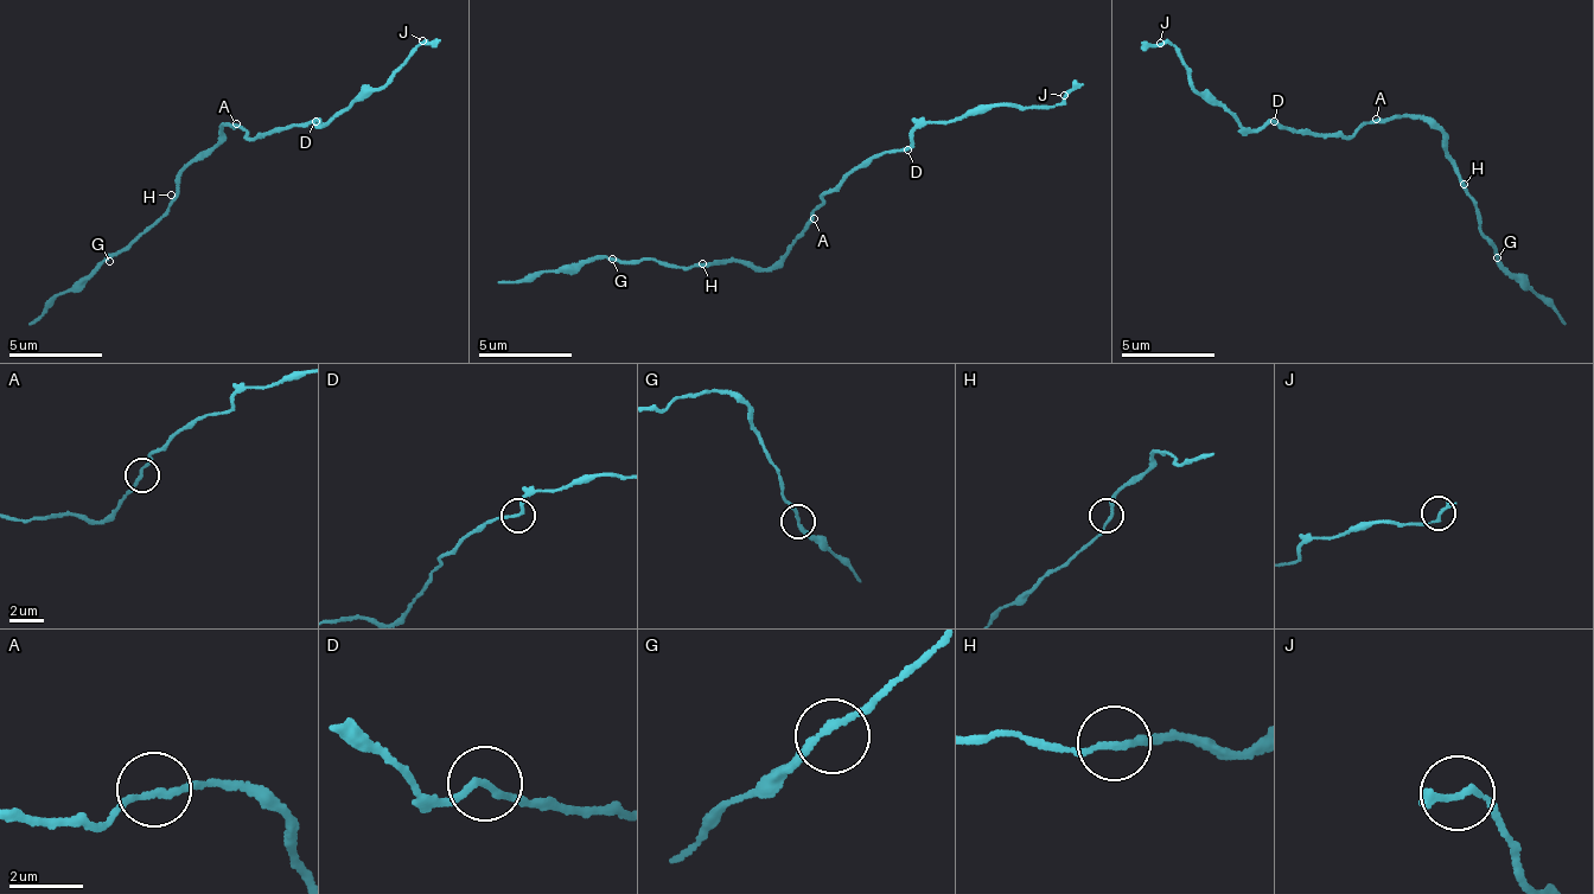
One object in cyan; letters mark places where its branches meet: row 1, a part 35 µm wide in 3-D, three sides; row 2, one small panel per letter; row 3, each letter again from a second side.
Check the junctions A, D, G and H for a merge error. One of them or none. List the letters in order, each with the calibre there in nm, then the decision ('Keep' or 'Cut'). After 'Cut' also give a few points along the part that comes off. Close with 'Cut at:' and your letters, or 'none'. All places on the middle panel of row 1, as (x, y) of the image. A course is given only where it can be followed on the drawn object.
A: Thickness 160 nm. Keep
D: Thickness 170 nm. Cut. Course of the part to remove: (905, 151), (922, 128), (999, 106), (1056, 106), (1082, 83)
G: Thickness 170 nm. Keep
H: Thickness 160 nm. Keep
Cut at: D

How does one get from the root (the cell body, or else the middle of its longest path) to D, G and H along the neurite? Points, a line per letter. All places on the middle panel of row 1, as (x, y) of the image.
D: (807, 218), (821, 205), (824, 193), (835, 191), (852, 171), (880, 153), (905, 151)
G: (807, 218), (791, 249), (767, 267), (724, 262), (670, 266), (612, 259)
H: (807, 218), (791, 249), (767, 267), (748, 268), (743, 263), (715, 260), (702, 263)

